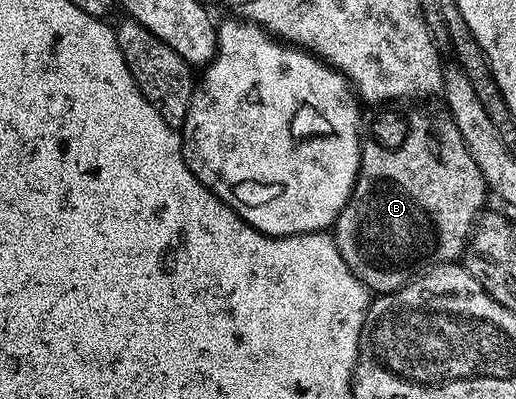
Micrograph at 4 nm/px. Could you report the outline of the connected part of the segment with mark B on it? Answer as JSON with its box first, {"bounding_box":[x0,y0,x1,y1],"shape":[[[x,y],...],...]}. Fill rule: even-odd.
{"bounding_box":[331,111,485,293],"shape":[[[385,111],[361,131],[361,164],[331,234],[343,261],[366,289],[373,293],[397,291],[422,269],[464,256],[465,245],[482,214],[485,195],[483,173],[467,153],[467,145],[463,145],[452,119],[436,119],[421,111]]]}

